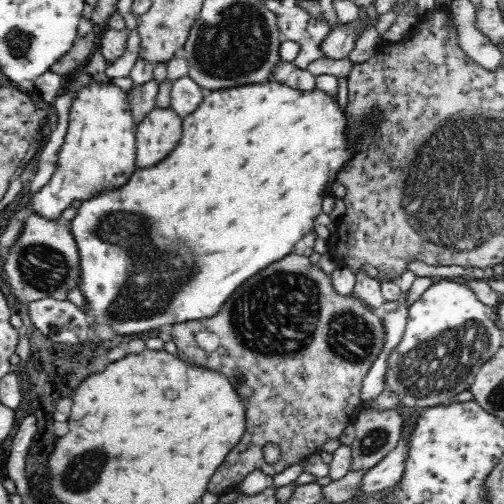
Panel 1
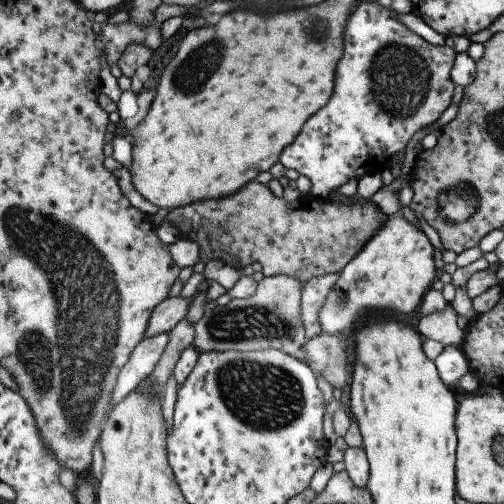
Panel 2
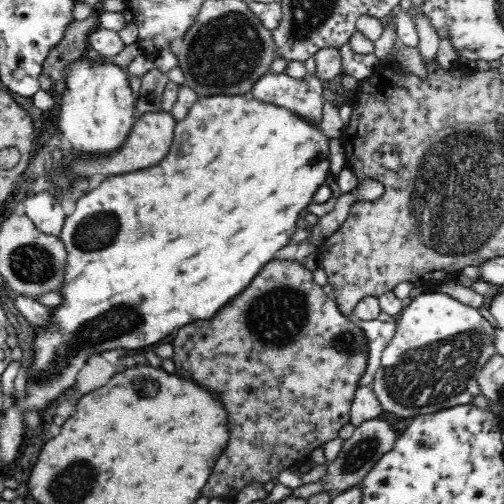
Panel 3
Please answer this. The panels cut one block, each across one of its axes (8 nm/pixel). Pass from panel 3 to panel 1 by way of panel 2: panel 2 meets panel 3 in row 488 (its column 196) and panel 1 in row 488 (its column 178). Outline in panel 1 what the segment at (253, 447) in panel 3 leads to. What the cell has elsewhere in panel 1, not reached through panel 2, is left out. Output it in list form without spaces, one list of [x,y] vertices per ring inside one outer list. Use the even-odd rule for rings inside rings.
[[[290,254],[280,262],[266,266],[256,276],[246,280],[246,284],[232,292],[232,298],[222,304],[216,316],[170,326],[170,332],[178,346],[176,356],[180,360],[228,376],[246,404],[246,432],[208,484],[208,492],[214,496],[238,488],[244,478],[256,470],[274,478],[308,456],[320,452],[328,440],[338,440],[344,428],[354,424],[364,410],[360,400],[362,380],[382,354],[386,338],[384,320],[380,318],[378,310],[368,308],[354,292],[348,298],[338,296],[332,288],[330,276],[318,264],[310,264],[310,258],[298,254]],[[202,330],[220,338],[214,352],[204,352],[198,346],[196,334]],[[268,442],[278,444],[282,450],[282,460],[278,464],[268,464],[264,460],[262,448]]]

